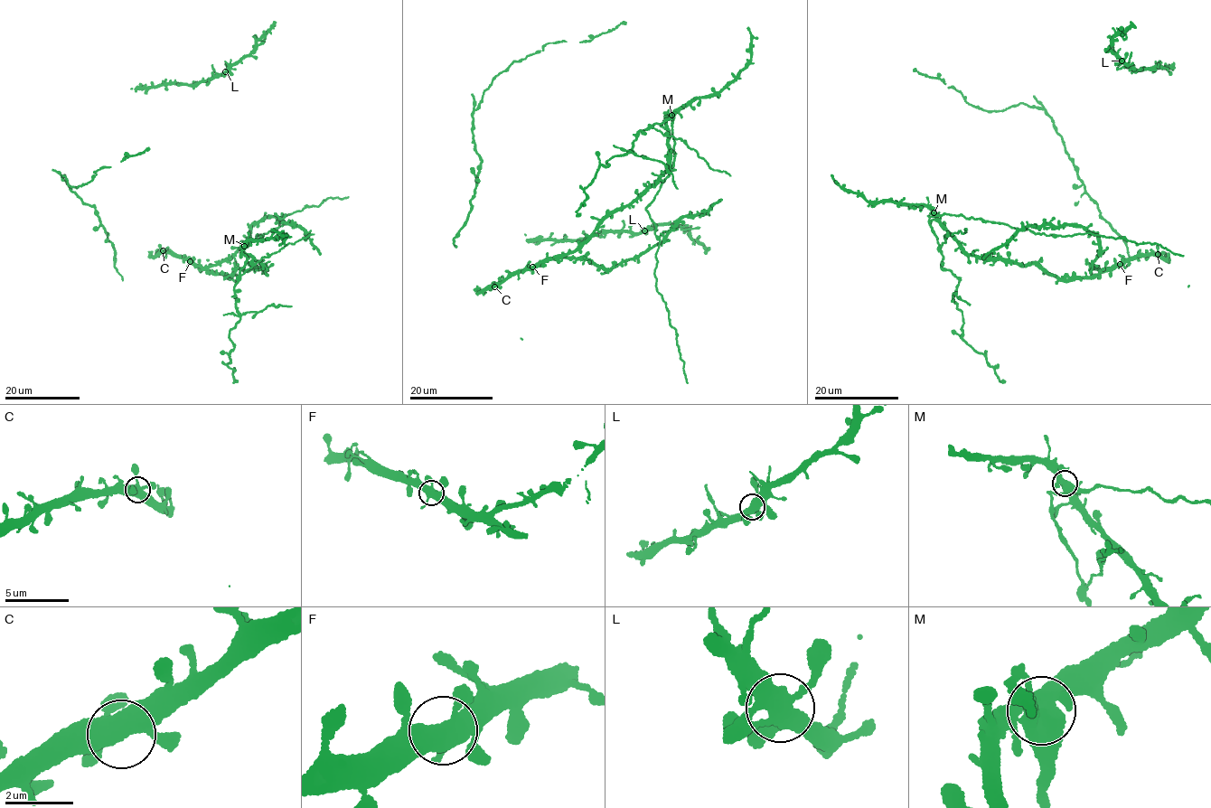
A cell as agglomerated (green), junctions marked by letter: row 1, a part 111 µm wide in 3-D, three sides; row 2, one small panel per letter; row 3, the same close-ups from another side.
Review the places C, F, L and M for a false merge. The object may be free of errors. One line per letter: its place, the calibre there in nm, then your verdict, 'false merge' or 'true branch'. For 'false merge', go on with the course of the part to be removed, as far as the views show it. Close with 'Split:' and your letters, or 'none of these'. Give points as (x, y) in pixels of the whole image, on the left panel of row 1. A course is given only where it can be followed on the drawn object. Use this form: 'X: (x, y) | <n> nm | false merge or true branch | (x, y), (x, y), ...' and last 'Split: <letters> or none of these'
C: (163, 250) | 480 nm | true branch
F: (190, 261) | 460 nm | true branch
L: (225, 71) | 460 nm | true branch
M: (244, 246) | 550 nm | false merge | (244, 245), (263, 235), (258, 234), (280, 226), (282, 216), (317, 206), (328, 197), (349, 196)
Split: M

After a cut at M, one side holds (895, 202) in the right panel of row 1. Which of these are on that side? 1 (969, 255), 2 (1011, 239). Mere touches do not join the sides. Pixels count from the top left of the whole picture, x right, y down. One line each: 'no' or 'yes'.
1: yes
2: yes

